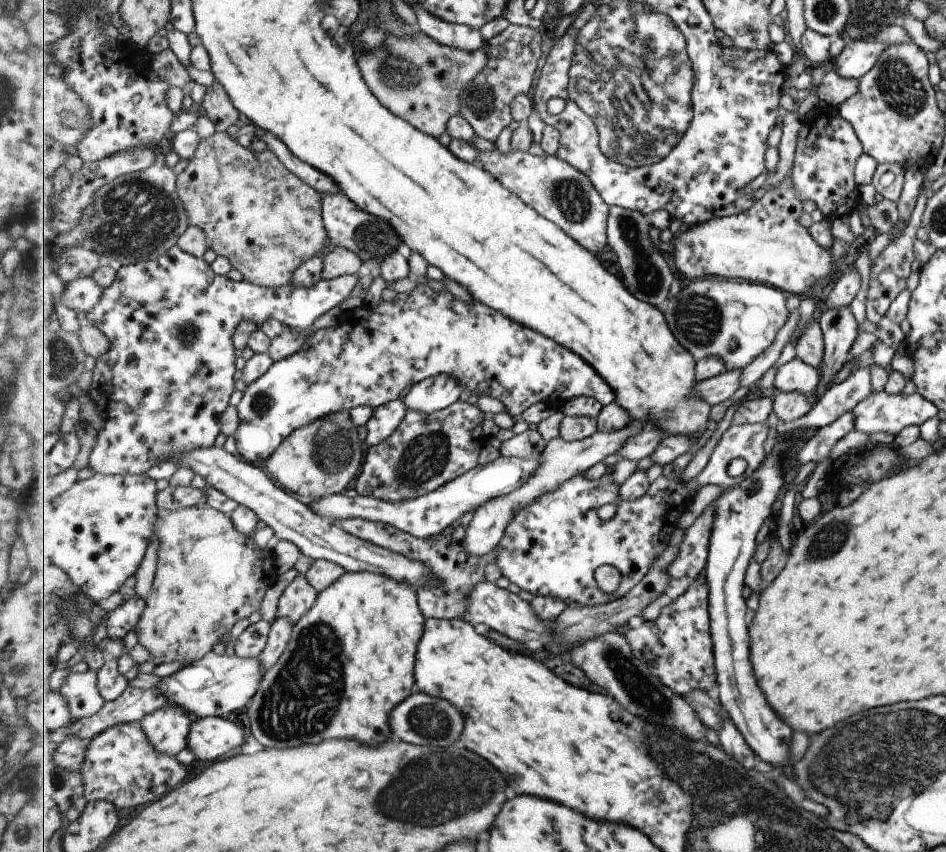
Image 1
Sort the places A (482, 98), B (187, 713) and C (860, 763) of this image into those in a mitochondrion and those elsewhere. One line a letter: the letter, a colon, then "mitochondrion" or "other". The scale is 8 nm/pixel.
A: mitochondrion
B: other
C: mitochondrion

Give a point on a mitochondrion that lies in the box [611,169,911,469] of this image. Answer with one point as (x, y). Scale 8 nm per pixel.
(697, 318)

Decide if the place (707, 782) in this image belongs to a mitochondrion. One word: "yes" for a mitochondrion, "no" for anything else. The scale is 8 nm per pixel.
yes

